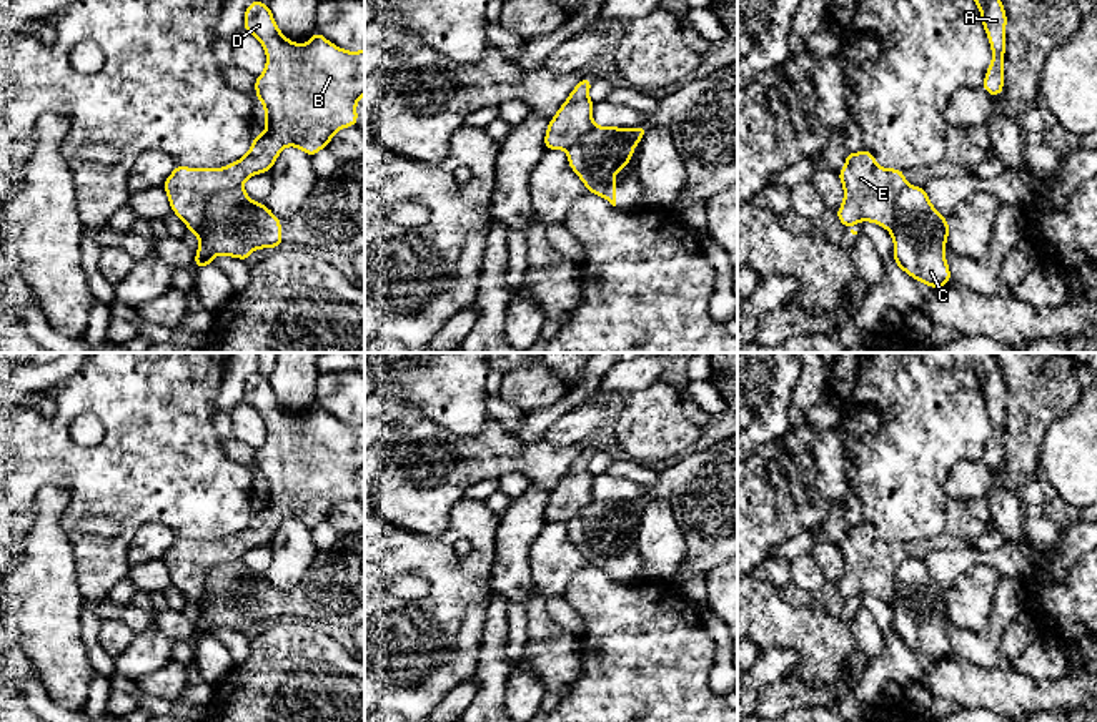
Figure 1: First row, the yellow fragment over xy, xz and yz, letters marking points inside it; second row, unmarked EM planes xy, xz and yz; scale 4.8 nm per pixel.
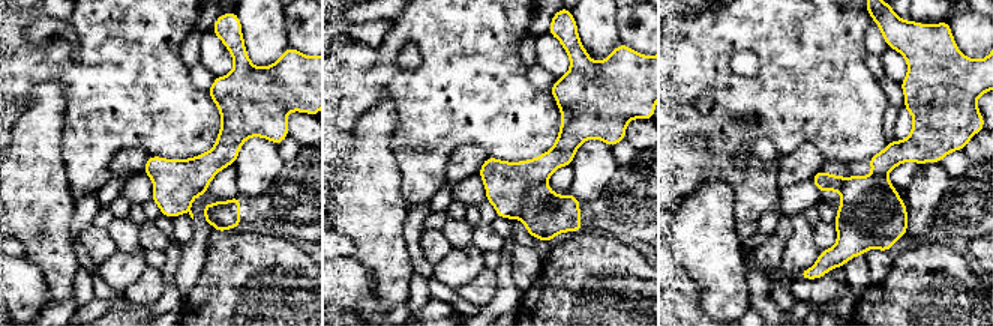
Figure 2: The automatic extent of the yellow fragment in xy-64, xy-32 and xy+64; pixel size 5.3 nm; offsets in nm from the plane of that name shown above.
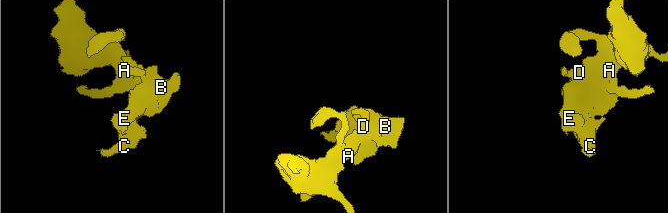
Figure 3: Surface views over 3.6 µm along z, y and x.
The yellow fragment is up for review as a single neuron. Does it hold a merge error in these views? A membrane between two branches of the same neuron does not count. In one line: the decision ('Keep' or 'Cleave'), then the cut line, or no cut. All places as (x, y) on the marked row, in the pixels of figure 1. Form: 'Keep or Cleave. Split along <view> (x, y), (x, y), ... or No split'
Cleave. Split along xy (240, 187), (215, 190), (207, 198), (205, 220), (193, 232)

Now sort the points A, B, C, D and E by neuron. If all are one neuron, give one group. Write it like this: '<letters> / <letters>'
A B D E / C

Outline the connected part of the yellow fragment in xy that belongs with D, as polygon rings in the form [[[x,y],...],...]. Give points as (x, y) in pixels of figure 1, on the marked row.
[[[260,0],[246,7],[243,30],[250,32],[266,53],[266,67],[255,78],[255,93],[265,108],[266,130],[255,136],[243,158],[223,168],[175,166],[163,190],[171,211],[181,218],[188,231],[205,223],[206,198],[211,193],[241,188],[253,175],[270,171],[285,146],[296,146],[311,158],[330,145],[338,130],[358,125],[356,103],[365,95],[365,48],[361,52],[343,50],[320,32],[315,32],[308,43],[298,45],[281,33],[268,3]]]

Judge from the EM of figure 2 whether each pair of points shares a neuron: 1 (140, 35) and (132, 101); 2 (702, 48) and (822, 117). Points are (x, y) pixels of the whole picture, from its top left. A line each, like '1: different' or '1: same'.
1: same
2: same

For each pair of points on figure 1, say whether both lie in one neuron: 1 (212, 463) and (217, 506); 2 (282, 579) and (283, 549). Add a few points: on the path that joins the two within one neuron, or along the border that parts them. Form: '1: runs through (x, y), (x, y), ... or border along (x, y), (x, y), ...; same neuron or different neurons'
1: runs through (215, 473), (217, 496); same neuron
2: runs through (283, 573), (283, 556); same neuron

